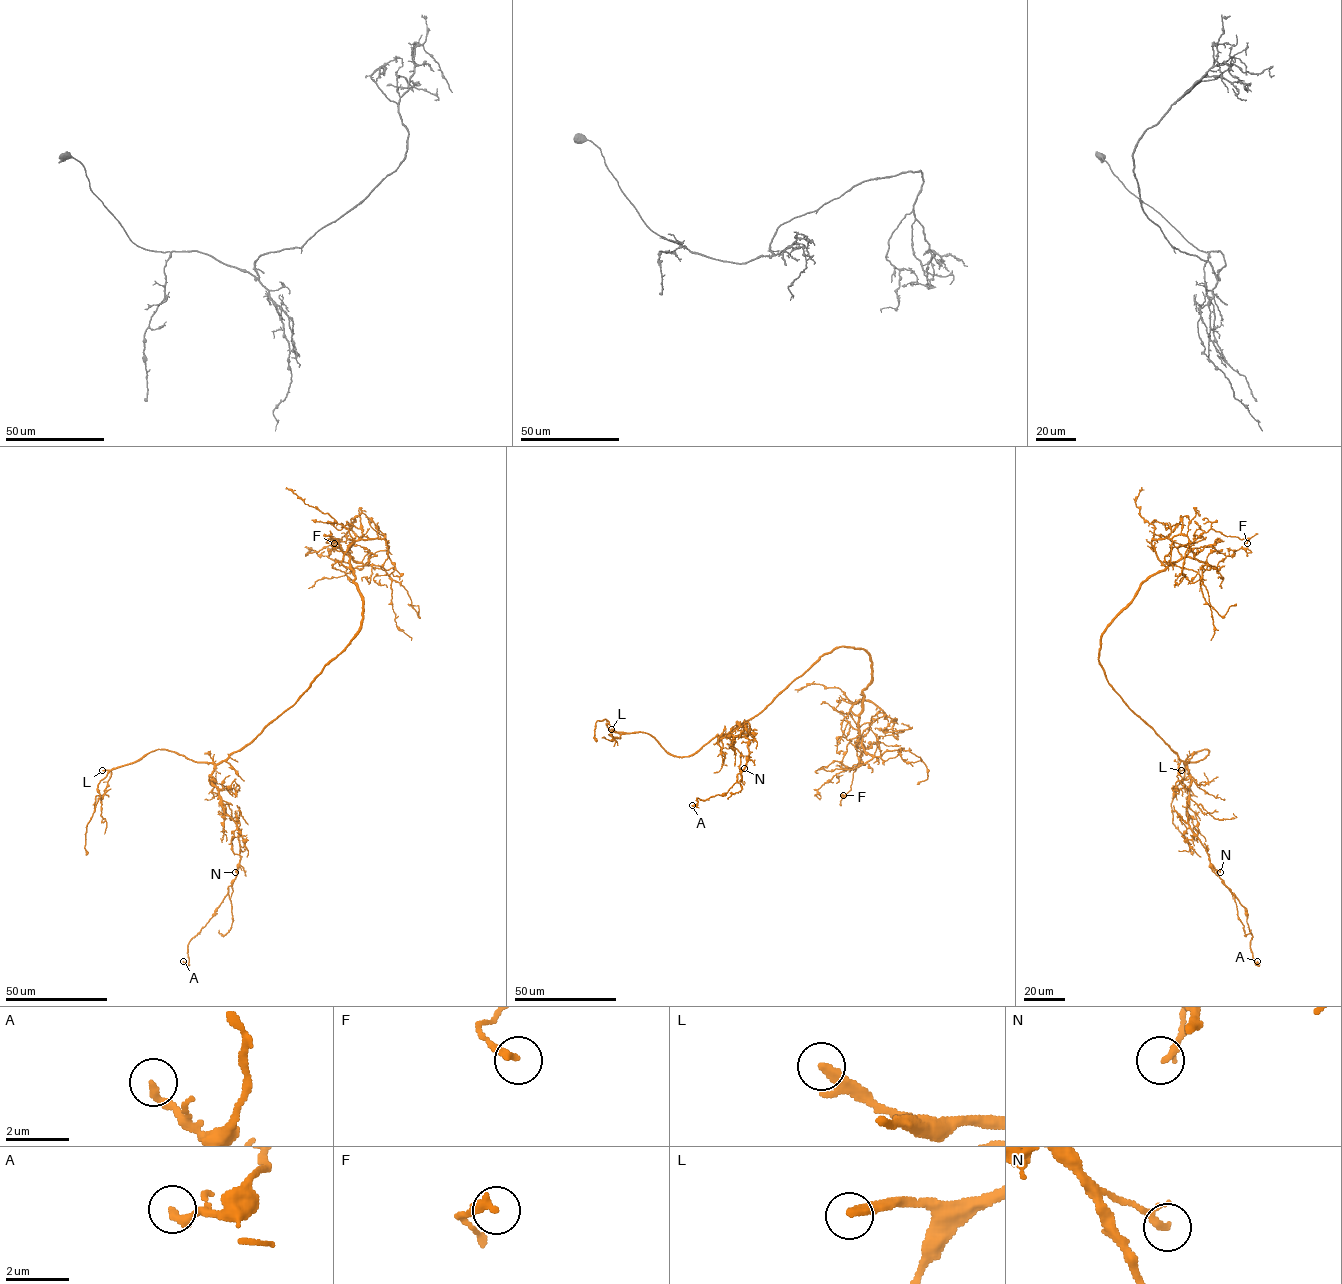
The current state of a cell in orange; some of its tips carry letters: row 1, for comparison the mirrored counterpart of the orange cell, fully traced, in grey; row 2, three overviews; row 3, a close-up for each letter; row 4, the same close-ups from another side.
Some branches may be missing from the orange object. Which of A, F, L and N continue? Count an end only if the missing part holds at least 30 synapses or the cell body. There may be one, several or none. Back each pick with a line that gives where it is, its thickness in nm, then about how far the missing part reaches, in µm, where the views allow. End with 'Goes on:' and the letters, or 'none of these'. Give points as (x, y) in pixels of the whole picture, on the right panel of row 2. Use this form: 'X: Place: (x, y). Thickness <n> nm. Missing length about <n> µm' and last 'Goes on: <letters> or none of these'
L: Place: (1181, 770). Thickness 200 nm. Missing length about 100 µm
Goes on: L

